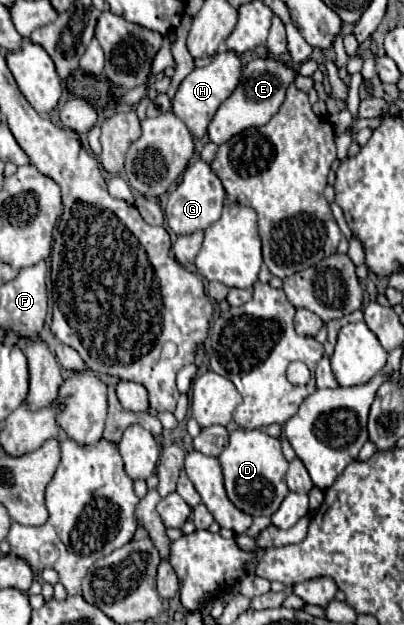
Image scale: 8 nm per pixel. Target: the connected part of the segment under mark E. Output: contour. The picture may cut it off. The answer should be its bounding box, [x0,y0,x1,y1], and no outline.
[208,58,296,144]

